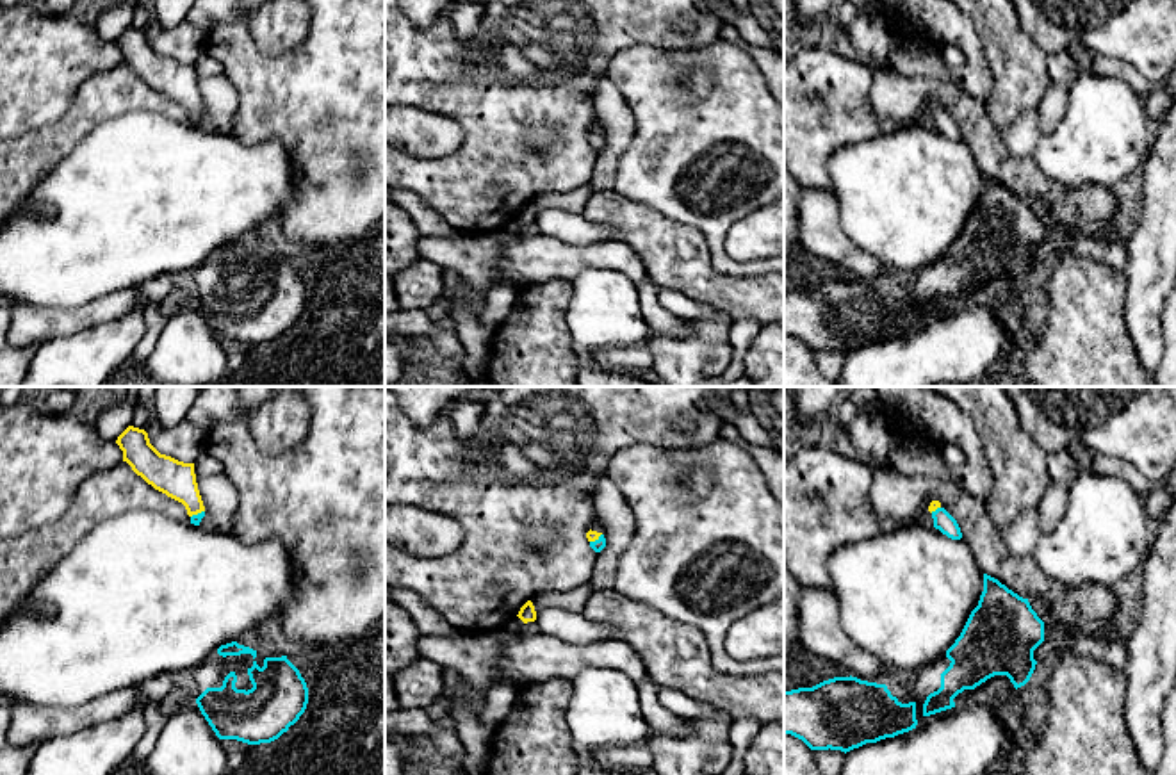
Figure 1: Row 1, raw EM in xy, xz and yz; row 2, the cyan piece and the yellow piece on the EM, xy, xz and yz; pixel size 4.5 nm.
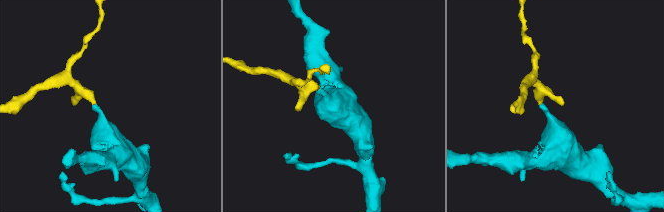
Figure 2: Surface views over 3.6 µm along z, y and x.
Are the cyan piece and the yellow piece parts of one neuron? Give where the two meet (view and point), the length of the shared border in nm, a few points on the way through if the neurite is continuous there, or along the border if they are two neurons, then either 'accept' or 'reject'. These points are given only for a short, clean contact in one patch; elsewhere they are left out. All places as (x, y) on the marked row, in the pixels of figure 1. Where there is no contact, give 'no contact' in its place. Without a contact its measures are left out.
meets cyan in xy at (198, 513); contact 70 nm long; runs through xy (195, 519), (198, 513), (177, 480); accept

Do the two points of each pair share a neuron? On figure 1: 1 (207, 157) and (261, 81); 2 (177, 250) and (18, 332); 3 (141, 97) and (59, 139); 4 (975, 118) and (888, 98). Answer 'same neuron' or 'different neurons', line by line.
1: different neurons
2: different neurons
3: same neuron
4: same neuron

